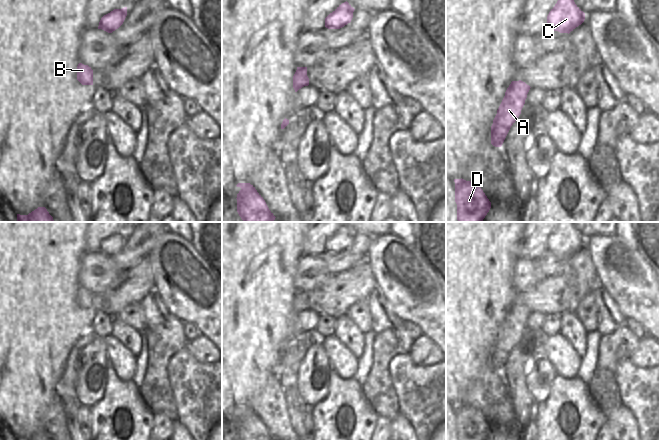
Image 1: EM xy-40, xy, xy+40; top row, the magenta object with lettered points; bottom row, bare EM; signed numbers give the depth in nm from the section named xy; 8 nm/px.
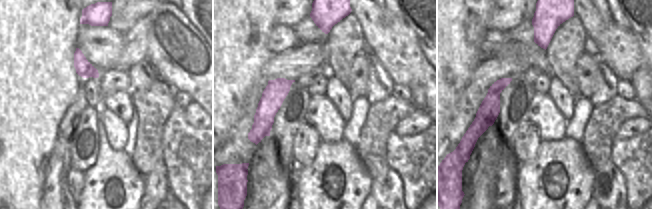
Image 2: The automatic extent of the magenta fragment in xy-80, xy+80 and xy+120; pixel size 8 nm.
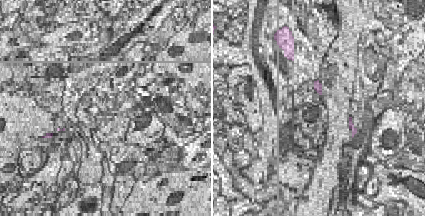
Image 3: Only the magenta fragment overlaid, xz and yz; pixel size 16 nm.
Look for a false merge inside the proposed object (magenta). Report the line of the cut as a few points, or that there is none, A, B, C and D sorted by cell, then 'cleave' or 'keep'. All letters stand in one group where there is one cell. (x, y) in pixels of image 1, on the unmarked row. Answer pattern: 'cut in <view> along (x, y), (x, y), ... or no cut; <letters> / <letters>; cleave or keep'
cut in xy along (293, 306), (303, 310); A D / B C; cleave

